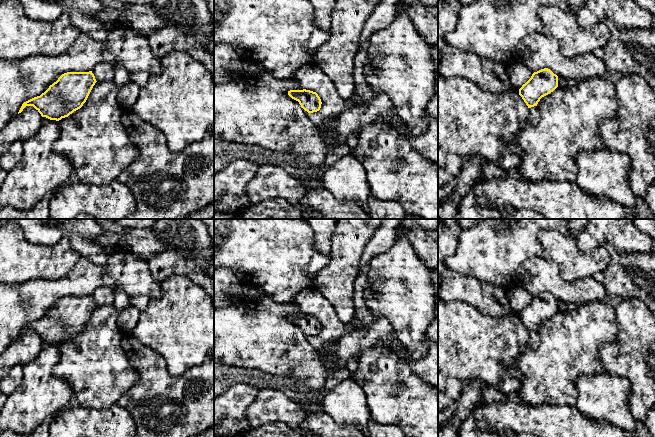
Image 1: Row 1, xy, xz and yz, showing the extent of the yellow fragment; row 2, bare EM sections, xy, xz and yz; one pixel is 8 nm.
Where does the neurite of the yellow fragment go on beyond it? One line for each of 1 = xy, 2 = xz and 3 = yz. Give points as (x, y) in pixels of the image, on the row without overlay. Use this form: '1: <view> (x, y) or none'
1: xy (103, 296)
2: xz (310, 301)
3: yz (518, 298)

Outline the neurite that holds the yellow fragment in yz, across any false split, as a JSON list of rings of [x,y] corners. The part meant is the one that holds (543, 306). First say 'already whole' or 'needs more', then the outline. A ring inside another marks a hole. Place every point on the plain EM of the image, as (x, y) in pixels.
needs more | [[[513,286],[506,294],[513,311],[519,315],[528,332],[537,330],[542,321],[553,316],[558,310],[565,313],[571,307],[548,292],[533,297],[525,290]]]

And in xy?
needs more | [[[100,287],[89,296],[64,297],[40,320],[34,321],[24,326],[18,338],[21,337],[26,330],[33,330],[42,341],[59,345],[62,342],[68,341],[74,335],[83,330],[97,305],[113,305],[113,303],[114,289],[108,287]]]

